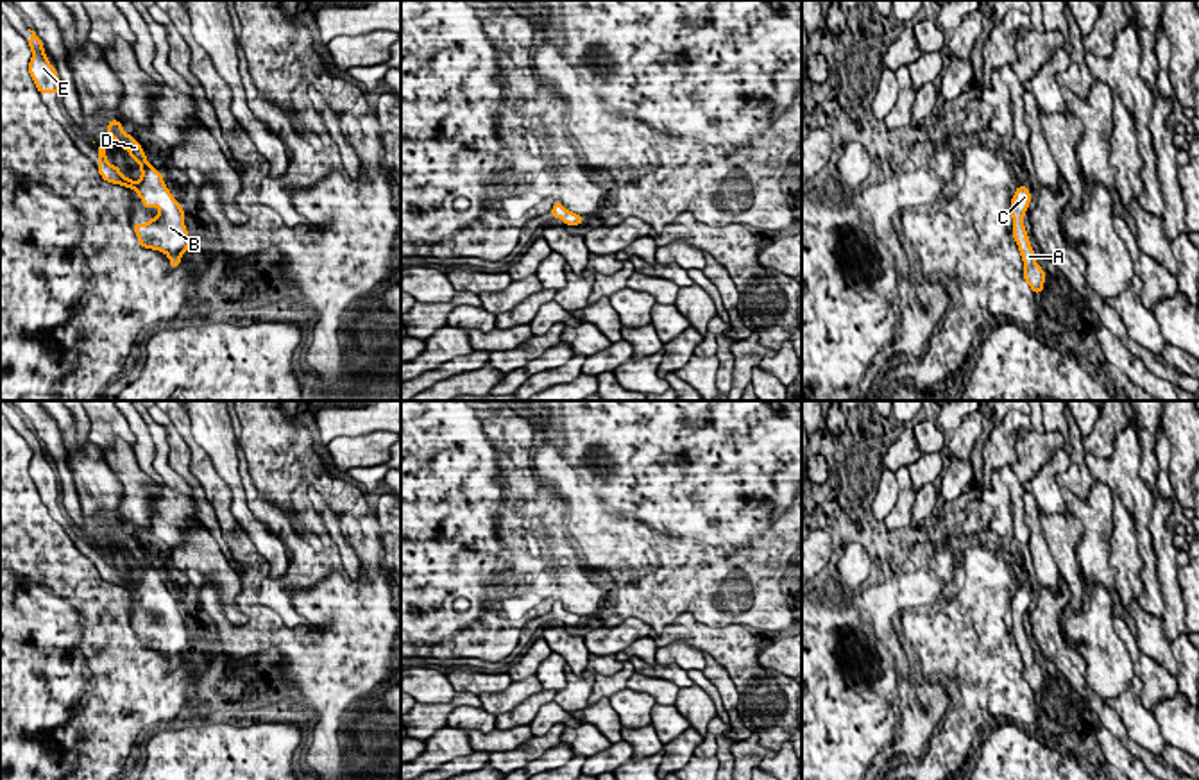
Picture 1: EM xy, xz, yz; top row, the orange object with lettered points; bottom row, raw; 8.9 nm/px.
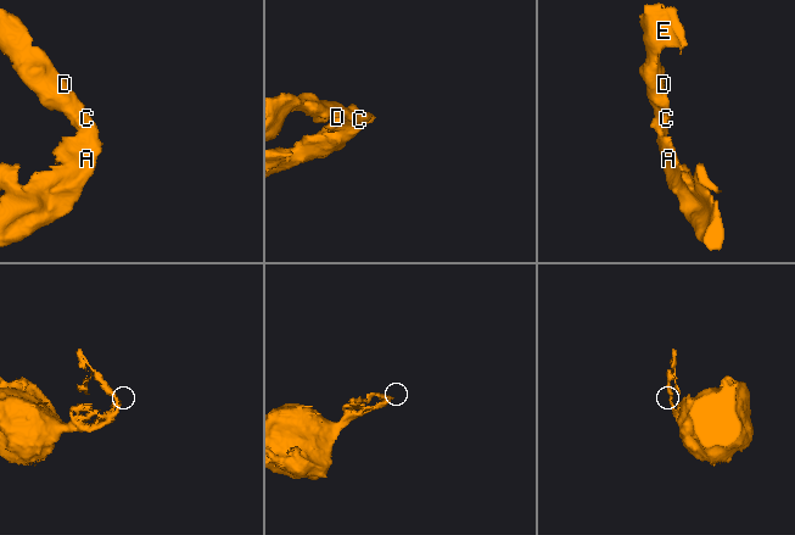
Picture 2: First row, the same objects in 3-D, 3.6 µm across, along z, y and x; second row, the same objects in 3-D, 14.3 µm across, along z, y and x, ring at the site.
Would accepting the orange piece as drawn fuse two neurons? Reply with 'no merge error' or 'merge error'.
no merge error

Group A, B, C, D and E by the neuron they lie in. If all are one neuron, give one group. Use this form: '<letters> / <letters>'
A B C D E

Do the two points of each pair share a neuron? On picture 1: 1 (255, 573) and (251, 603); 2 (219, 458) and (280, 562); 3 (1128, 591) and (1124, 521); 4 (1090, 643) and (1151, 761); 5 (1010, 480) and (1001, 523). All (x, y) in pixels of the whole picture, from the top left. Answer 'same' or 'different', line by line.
1: same
2: same
3: same
4: different
5: different

